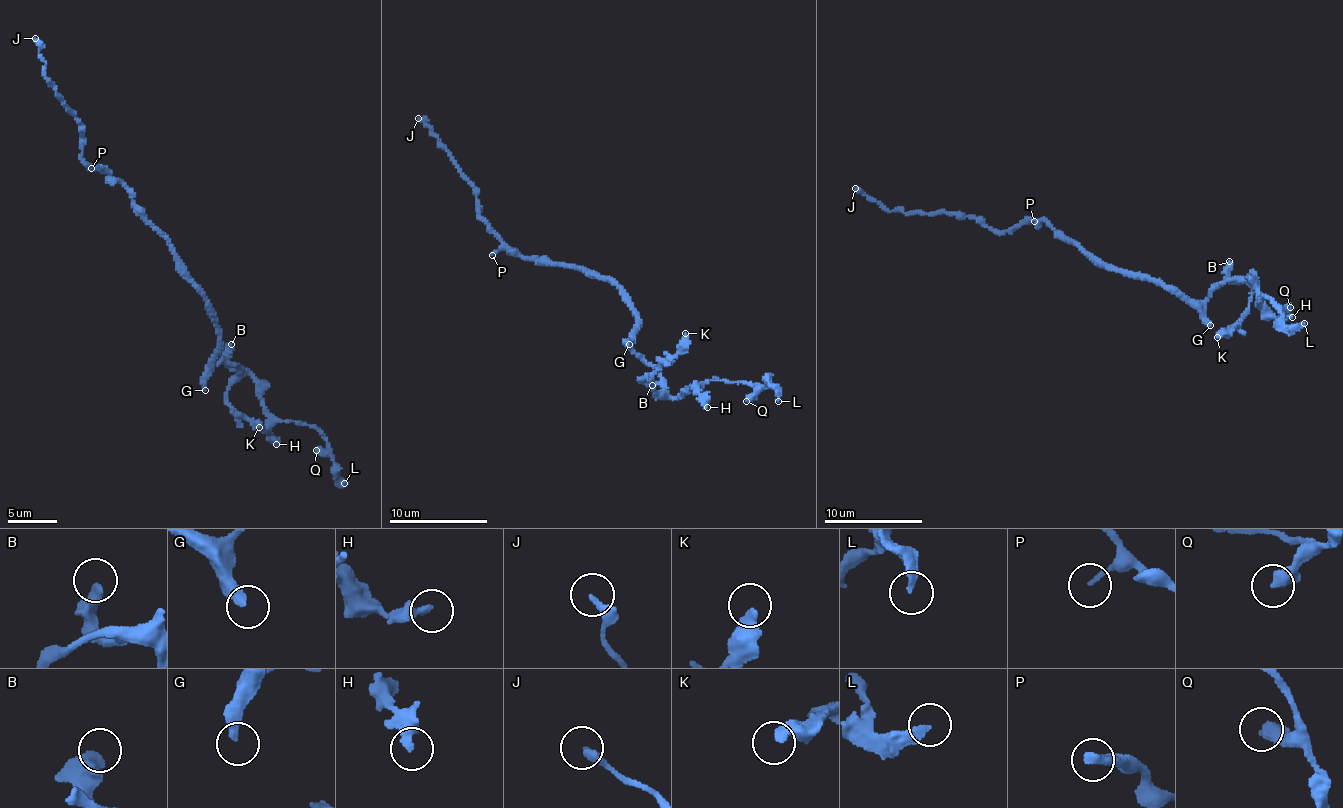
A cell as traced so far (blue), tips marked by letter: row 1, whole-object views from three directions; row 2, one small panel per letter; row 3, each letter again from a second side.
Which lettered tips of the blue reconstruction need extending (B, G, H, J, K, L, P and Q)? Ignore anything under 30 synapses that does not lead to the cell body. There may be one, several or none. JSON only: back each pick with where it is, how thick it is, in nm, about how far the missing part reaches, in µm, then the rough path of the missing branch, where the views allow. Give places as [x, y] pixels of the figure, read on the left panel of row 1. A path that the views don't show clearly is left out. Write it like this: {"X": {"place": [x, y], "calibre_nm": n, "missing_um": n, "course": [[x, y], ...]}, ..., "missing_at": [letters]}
{"G": {"place": [205, 390], "calibre_nm": 340, "missing_um": 30, "course": [[205, 390], [194, 437], [186, 424], [169, 434], [147, 430], [131, 406], [122, 357], [147, 349], [167, 326]]}, "missing_at": ["G"]}

